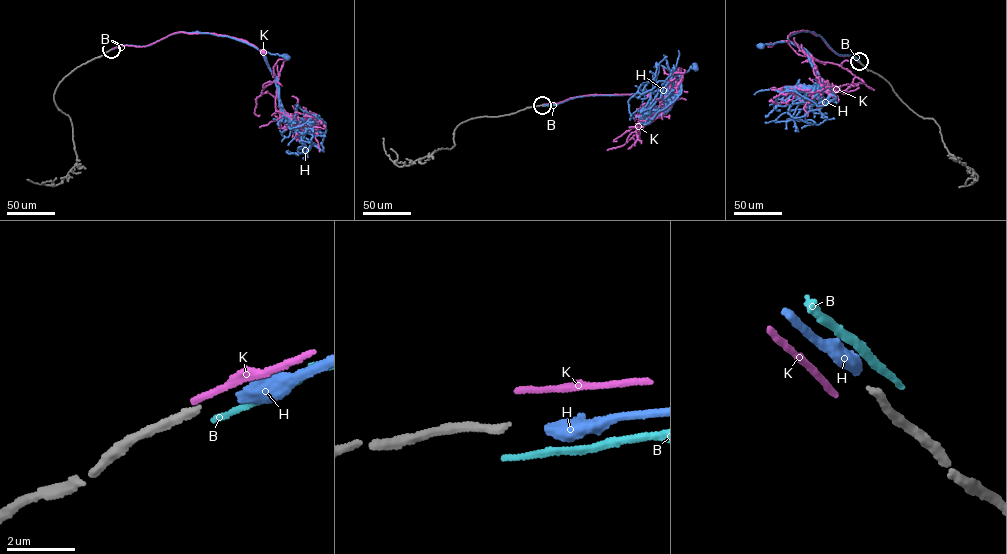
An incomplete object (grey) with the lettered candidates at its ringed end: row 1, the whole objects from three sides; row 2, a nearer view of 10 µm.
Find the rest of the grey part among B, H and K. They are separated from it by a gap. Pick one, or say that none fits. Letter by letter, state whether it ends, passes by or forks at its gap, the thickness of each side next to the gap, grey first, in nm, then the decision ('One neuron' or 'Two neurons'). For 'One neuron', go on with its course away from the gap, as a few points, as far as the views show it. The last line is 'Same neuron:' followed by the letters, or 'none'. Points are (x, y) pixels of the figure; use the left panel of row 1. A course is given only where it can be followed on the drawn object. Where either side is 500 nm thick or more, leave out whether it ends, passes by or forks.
B: It ends there. Thickness 220 nm (grey) against 160 nm. Two neurons
H: It ends there. Thickness 220 nm (grey) against 440 nm. One neuron. Its course: (113, 49), (149, 45), (176, 33), (197, 31), (244, 42), (260, 51), (267, 62), (265, 52), (287, 57)
K: It ends there. Thickness 220 nm (grey) against 180 nm. Two neurons
Same neuron: H

